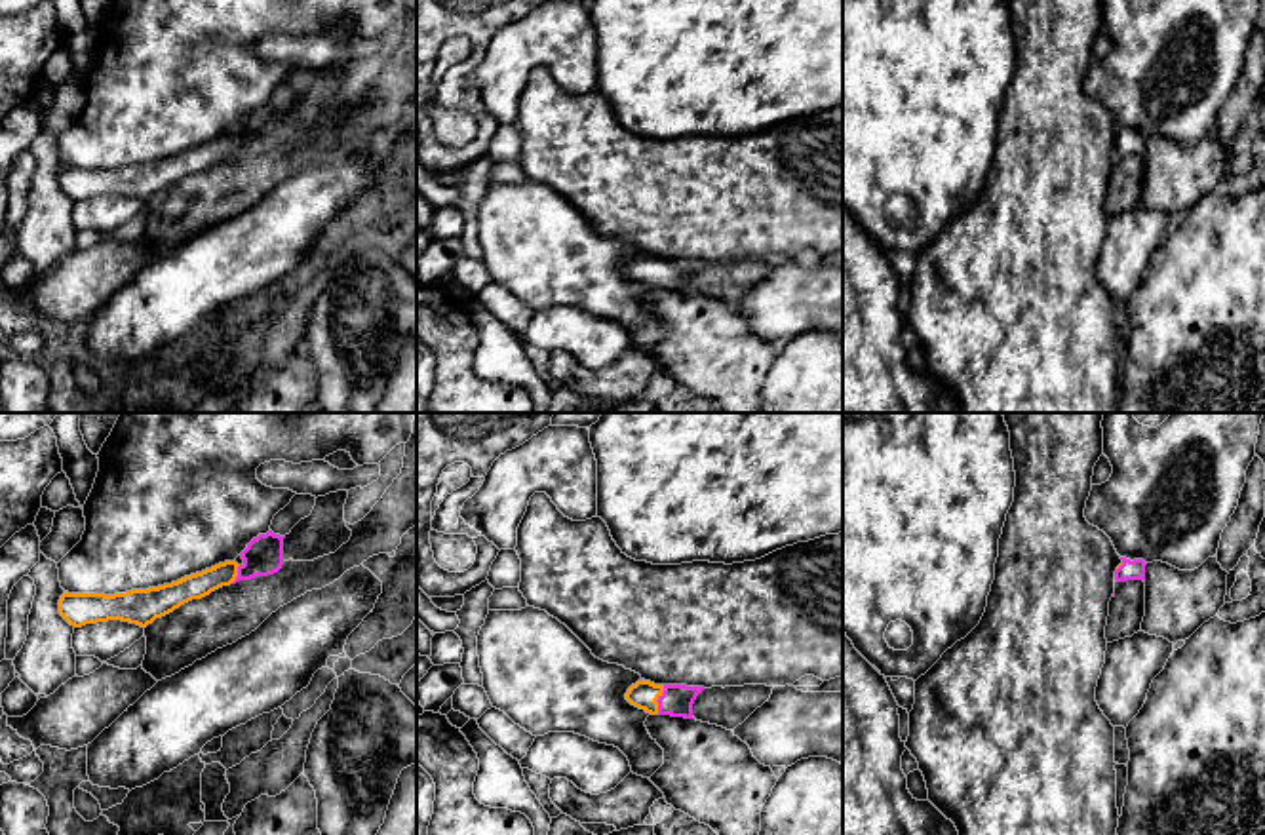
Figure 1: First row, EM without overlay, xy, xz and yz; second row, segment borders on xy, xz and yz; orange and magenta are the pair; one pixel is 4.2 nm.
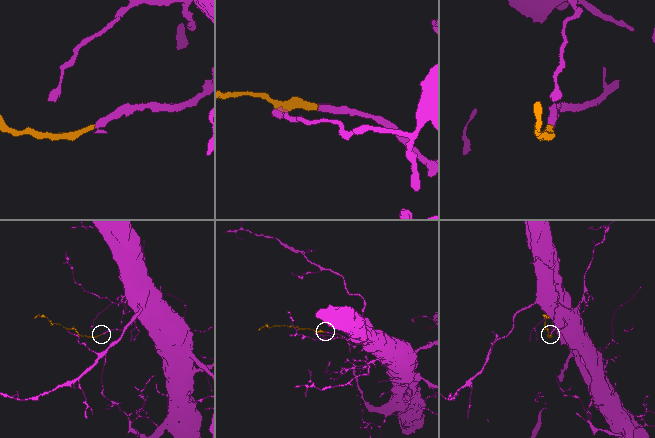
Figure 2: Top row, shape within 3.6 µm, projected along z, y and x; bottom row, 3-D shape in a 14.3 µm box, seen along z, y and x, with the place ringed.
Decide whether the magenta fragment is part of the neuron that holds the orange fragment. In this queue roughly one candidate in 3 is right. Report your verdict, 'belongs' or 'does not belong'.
belongs

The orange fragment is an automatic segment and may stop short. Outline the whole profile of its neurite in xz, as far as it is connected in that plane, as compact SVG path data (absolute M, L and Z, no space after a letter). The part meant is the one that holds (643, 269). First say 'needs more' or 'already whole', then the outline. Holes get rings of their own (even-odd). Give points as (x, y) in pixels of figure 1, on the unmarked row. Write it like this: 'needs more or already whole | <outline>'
needs more | M637 255L626 266L626 274L651 289L692 291L692 278L704 261L654 259Z

